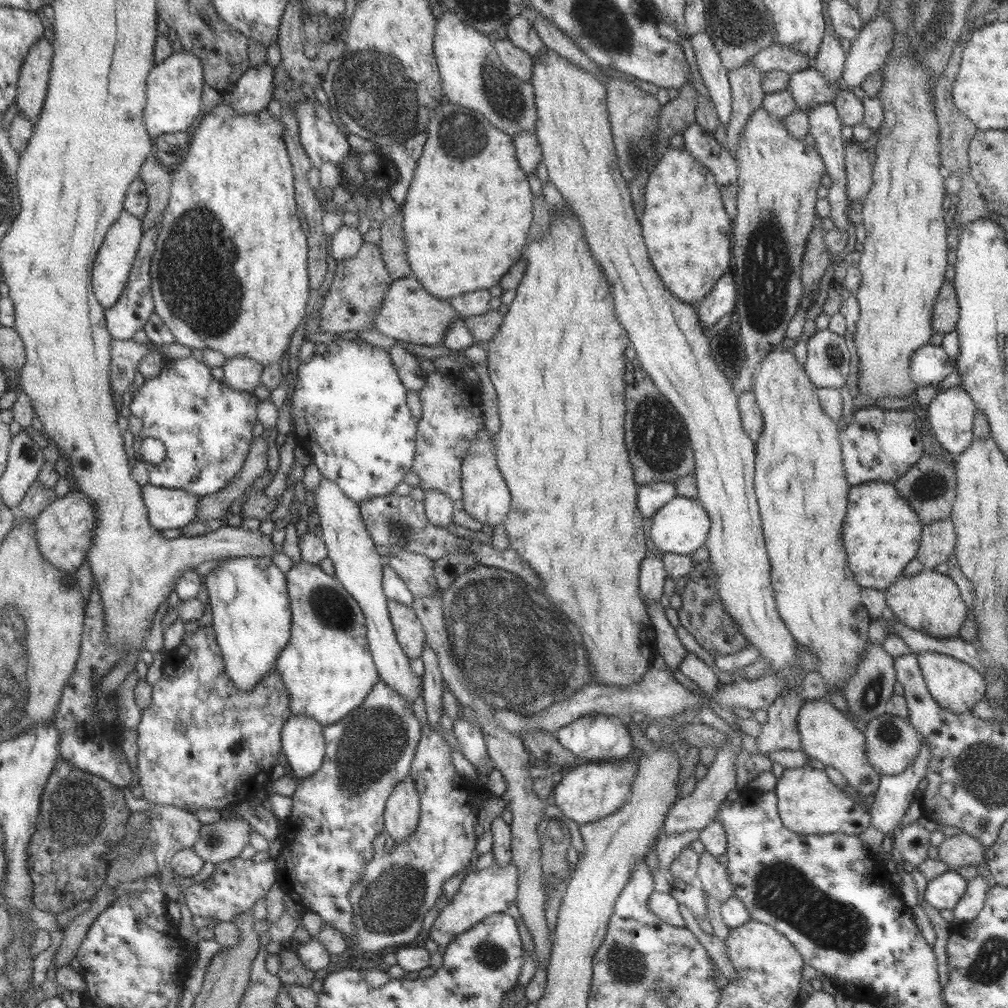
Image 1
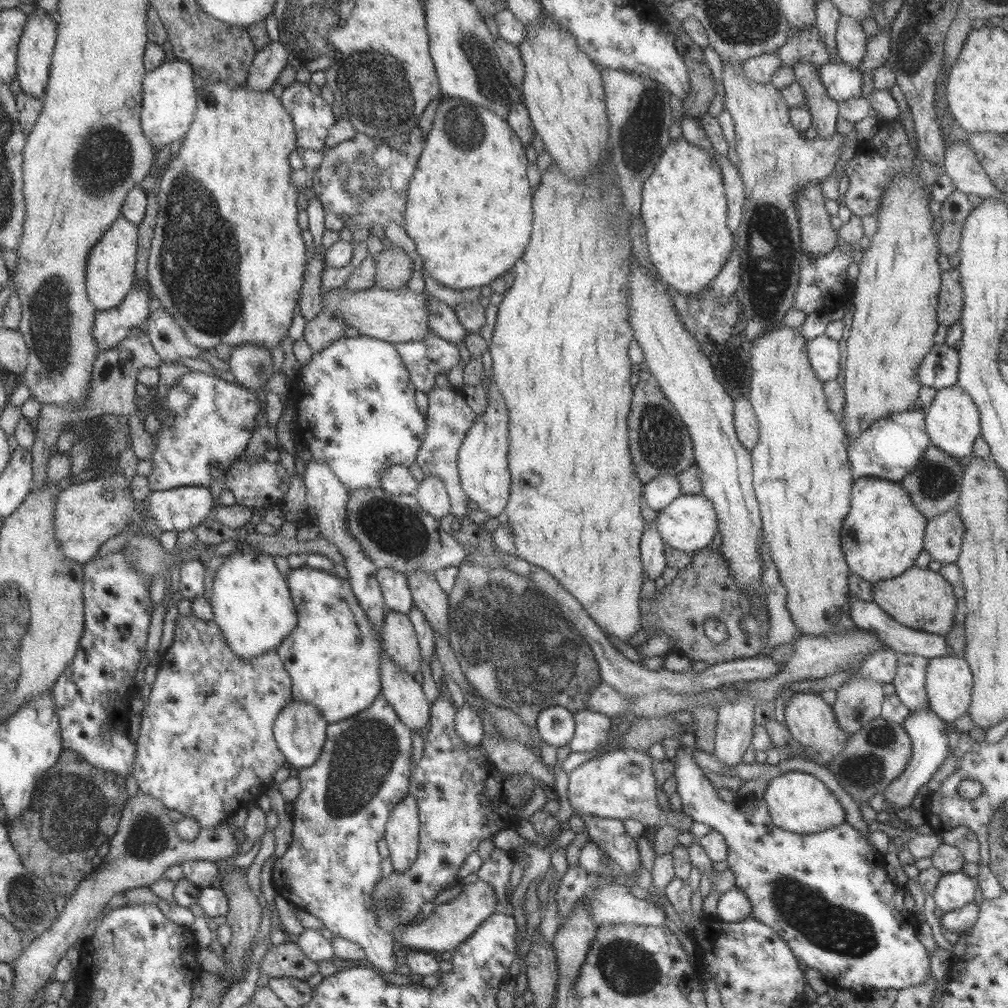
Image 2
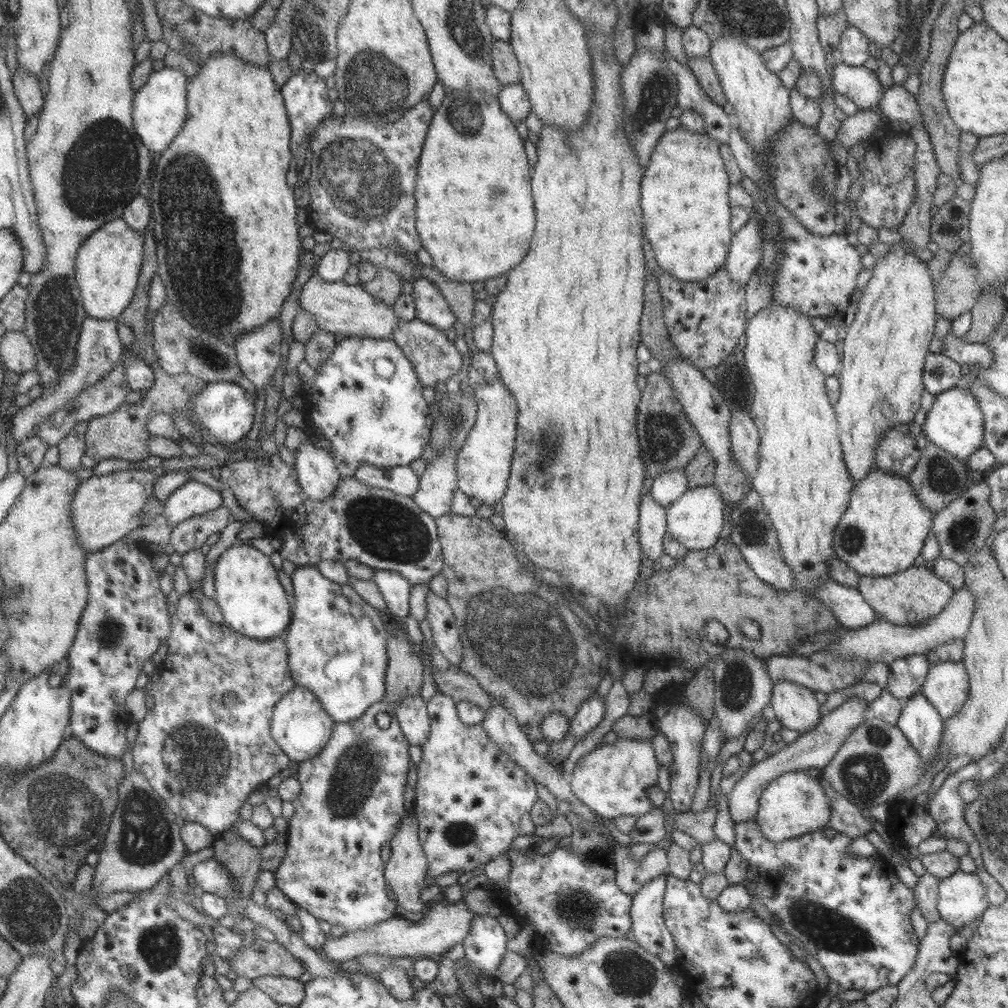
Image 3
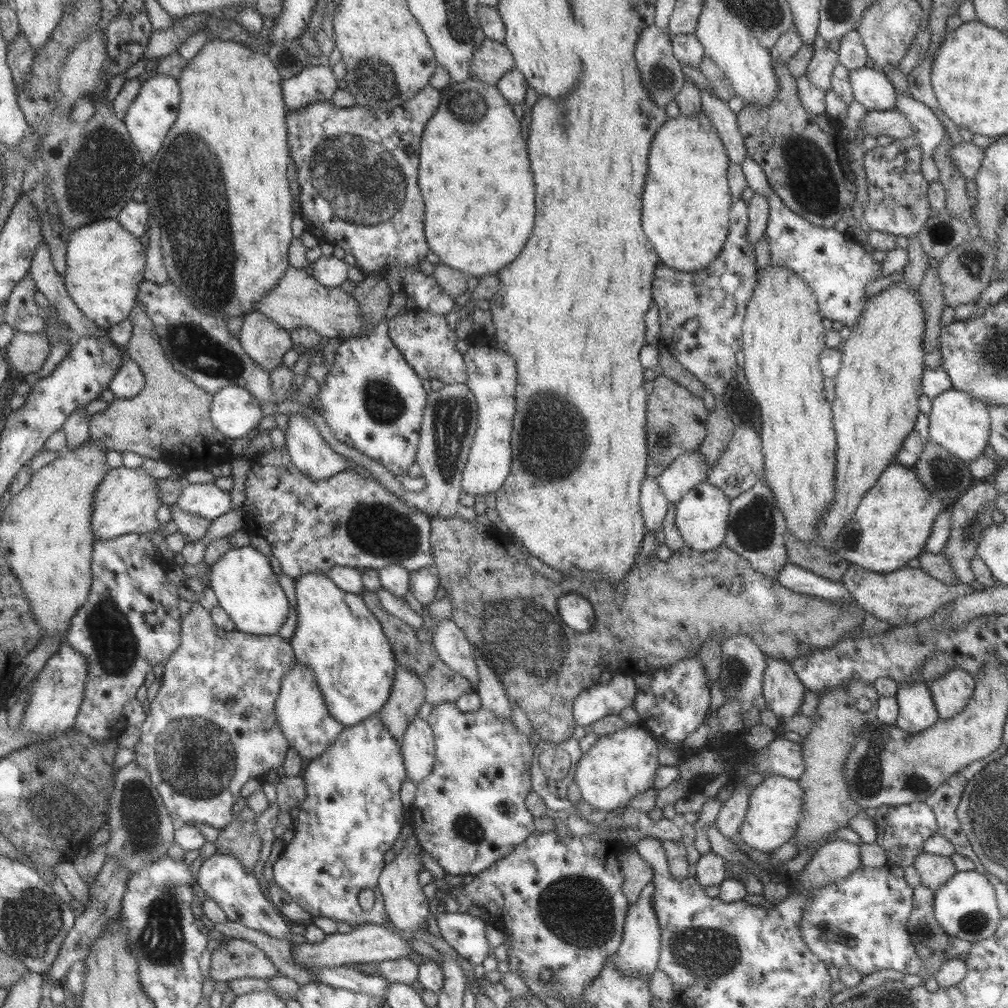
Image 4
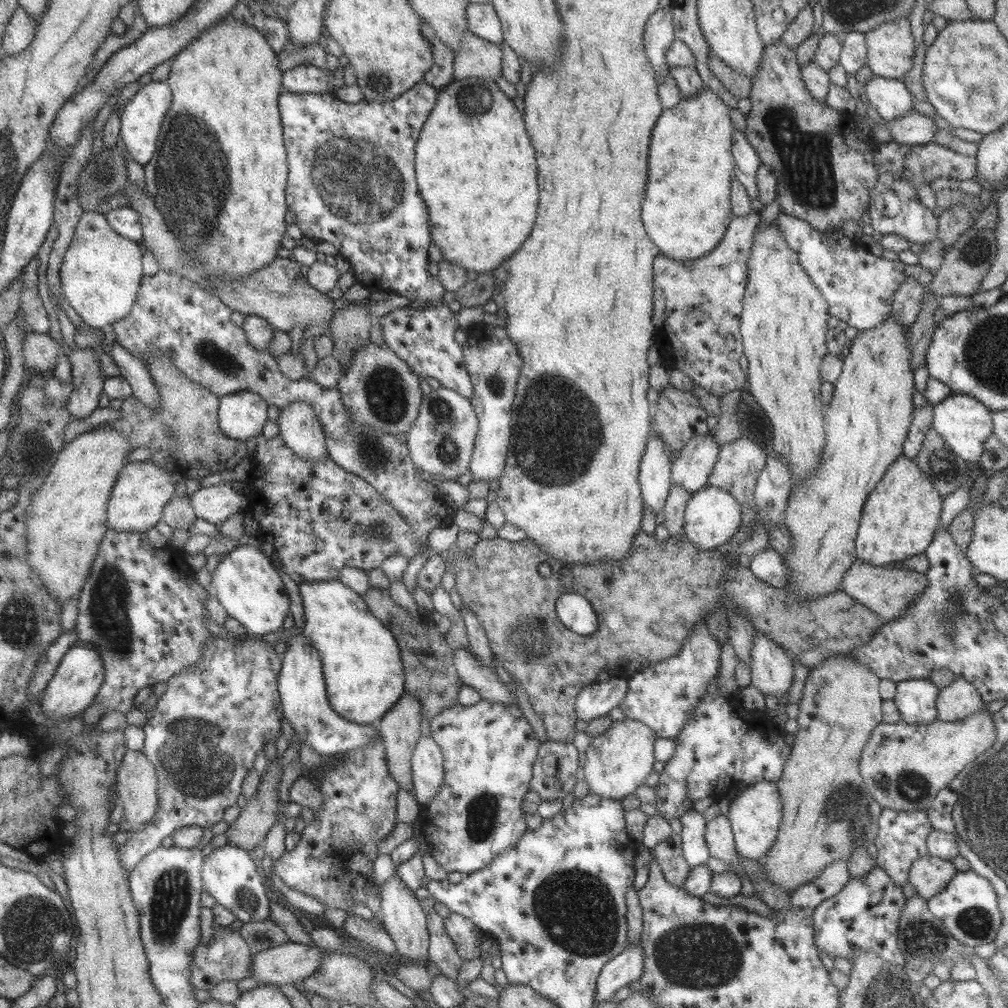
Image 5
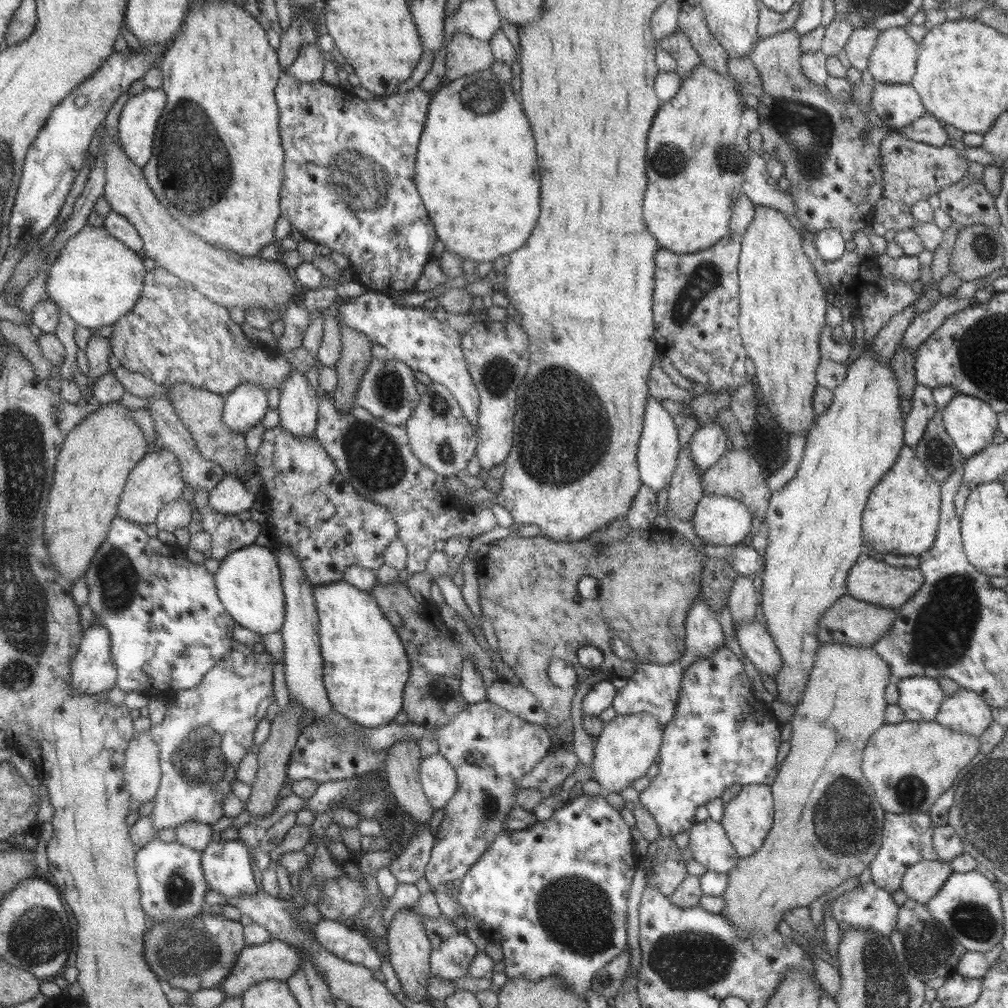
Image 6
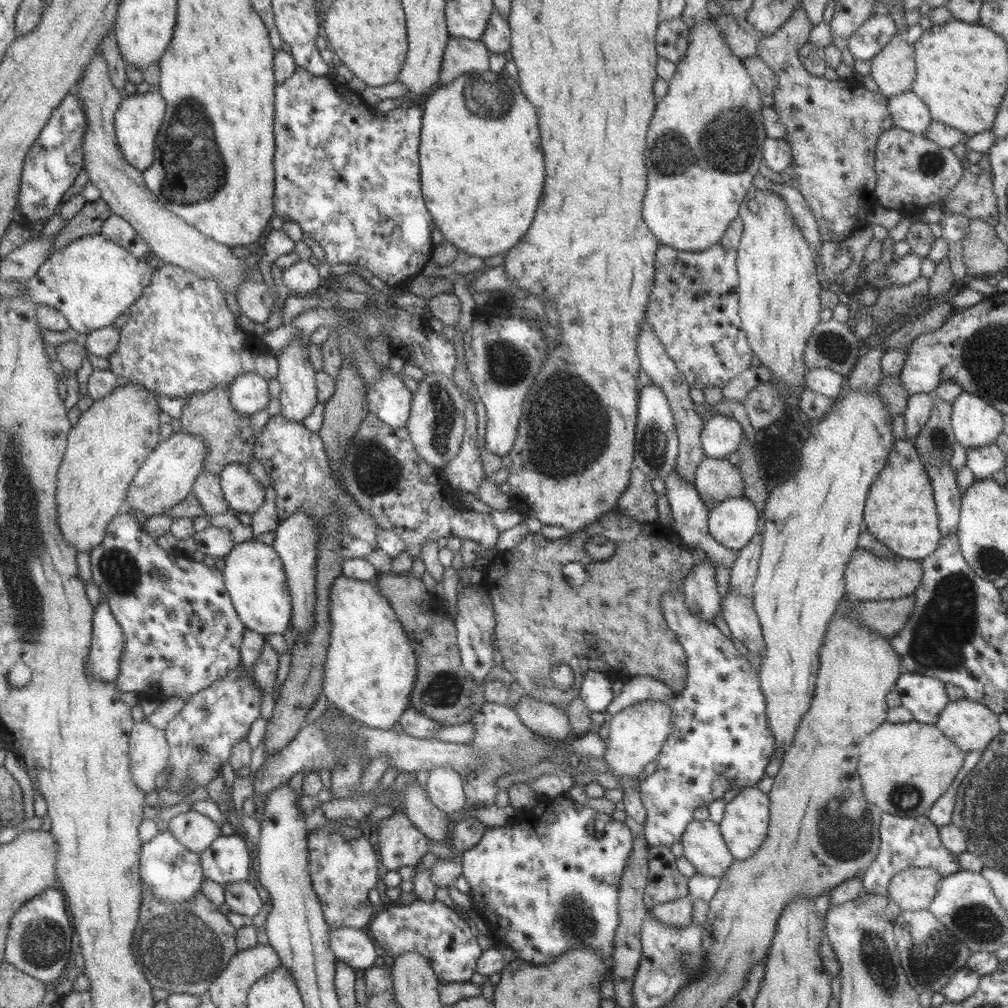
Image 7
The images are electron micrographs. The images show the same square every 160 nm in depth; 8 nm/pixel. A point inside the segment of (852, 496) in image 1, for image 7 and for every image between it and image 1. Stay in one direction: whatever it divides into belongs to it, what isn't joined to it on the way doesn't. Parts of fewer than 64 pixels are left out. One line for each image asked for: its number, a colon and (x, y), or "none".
2: (882, 534)
3: (883, 528)
4: (891, 524)
5: (901, 514)
6: (901, 515)
7: (900, 511)

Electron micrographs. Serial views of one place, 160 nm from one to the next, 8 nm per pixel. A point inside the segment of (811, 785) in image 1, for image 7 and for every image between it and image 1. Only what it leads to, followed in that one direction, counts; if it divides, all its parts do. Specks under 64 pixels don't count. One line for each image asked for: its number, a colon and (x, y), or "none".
2: (797, 802)
3: (793, 804)
4: (775, 805)
5: (754, 815)
6: (747, 818)
7: (745, 820)

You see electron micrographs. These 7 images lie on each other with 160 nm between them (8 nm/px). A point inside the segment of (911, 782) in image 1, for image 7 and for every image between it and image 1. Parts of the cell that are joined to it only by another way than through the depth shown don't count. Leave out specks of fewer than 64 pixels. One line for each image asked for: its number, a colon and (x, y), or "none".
2: (926, 732)
3: (920, 723)
4: (916, 711)
5: (915, 699)
6: (919, 697)
7: (924, 697)

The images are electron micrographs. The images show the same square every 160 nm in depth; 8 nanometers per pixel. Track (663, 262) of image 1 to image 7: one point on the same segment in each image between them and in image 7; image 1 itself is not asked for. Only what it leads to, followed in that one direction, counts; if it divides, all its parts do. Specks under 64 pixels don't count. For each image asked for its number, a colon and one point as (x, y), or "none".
2: (683, 206)
3: (684, 189)
4: (686, 202)
5: (686, 210)
6: (697, 147)
7: (707, 132)

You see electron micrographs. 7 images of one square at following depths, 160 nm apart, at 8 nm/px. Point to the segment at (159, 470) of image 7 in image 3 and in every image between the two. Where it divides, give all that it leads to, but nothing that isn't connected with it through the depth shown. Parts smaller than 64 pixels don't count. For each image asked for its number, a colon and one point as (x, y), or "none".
3: (105, 508)
4: (125, 501)
5: (141, 489)
6: (156, 480)

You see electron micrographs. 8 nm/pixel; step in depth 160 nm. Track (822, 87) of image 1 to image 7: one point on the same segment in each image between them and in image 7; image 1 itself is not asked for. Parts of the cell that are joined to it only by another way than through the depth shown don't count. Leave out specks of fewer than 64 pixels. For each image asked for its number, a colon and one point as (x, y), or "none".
2: (841, 82)
3: (859, 84)
4: (871, 88)
5: (890, 98)
6: (897, 105)
7: (908, 112)

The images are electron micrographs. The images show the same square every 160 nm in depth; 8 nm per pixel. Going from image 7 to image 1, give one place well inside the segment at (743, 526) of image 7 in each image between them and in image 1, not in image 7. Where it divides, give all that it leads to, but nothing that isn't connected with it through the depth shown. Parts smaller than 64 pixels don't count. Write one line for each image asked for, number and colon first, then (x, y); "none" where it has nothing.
1: (680, 526)
2: (688, 523)
3: (695, 519)
4: (701, 516)
5: (712, 516)
6: (716, 519)

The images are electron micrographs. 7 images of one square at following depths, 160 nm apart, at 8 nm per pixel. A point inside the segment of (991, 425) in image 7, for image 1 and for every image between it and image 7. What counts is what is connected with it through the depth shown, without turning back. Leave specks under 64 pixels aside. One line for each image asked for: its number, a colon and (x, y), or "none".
1: (949, 414)
2: (952, 423)
3: (954, 423)
4: (959, 423)
5: (963, 423)
6: (970, 423)

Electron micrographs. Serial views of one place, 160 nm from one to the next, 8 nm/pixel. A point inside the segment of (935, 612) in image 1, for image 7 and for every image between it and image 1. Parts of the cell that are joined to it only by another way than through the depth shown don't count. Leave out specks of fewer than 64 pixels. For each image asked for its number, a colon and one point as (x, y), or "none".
2: (921, 599)
3: (908, 598)
4: (901, 597)
5: (886, 591)
6: (871, 580)
7: (867, 577)

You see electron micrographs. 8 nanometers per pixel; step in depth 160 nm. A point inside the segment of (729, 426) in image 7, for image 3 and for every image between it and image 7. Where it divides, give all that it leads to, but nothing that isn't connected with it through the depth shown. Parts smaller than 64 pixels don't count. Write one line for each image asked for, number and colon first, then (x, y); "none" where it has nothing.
3: (668, 485)
4: (686, 470)
5: (696, 459)
6: (708, 442)

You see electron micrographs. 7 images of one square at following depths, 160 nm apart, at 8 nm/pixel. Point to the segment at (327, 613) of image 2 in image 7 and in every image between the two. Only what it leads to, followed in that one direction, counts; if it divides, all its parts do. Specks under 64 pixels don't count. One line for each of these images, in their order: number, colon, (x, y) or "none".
3: (336, 643)
4: (336, 637)
5: (363, 673)
6: (365, 667)
7: (370, 668)

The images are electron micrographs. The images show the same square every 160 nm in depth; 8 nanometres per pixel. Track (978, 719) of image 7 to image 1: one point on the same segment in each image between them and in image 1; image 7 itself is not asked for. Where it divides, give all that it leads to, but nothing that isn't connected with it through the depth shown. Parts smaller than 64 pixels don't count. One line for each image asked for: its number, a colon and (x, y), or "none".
1: (955, 686)
2: (948, 681)
3: (945, 687)
4: (950, 691)
5: (960, 699)
6: (965, 711)

